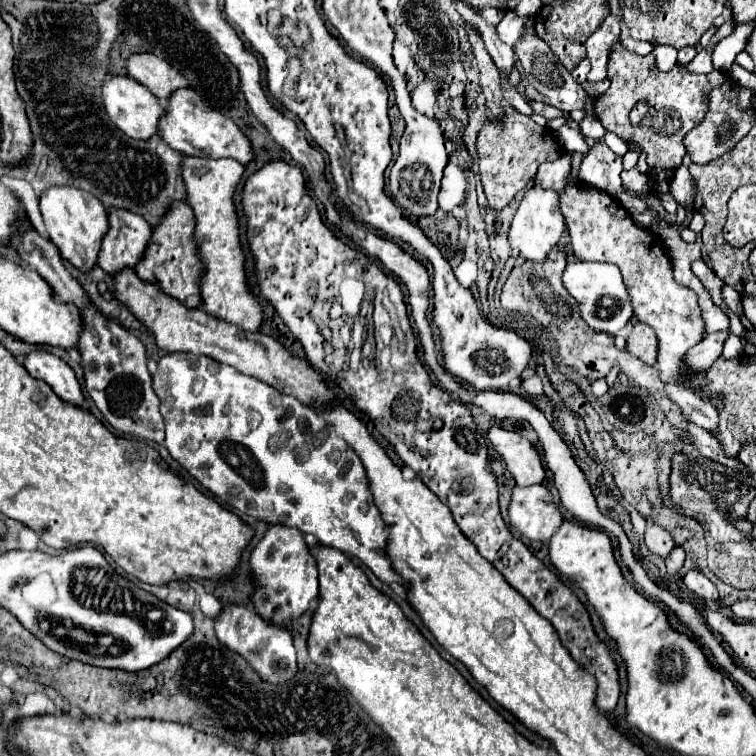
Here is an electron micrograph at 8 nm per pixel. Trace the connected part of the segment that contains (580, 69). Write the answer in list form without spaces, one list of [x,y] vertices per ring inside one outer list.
[[[584,58],[572,72],[572,76],[579,83],[587,80],[587,75],[591,69],[591,64],[588,58]]]

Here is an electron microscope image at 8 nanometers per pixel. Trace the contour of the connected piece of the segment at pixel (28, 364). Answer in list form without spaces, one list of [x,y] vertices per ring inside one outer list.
[[[44,349],[30,351],[28,355],[24,355],[24,367],[32,377],[46,381],[60,399],[72,405],[82,405],[84,395],[80,391],[80,383],[70,365],[64,363],[60,357]]]

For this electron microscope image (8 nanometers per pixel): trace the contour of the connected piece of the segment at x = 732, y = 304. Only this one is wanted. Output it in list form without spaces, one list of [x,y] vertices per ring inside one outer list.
[[[728,285],[722,287],[722,299],[724,299],[726,307],[728,307],[734,315],[738,315],[738,317],[744,315],[744,309],[740,307],[740,295],[738,295],[732,287],[728,287]]]

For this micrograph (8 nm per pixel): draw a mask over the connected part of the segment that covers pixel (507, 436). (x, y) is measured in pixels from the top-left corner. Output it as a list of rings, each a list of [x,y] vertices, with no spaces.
[[[502,427],[488,429],[488,441],[492,449],[506,461],[508,471],[512,473],[516,485],[528,487],[542,483],[544,467],[534,445],[516,431],[506,431]]]

